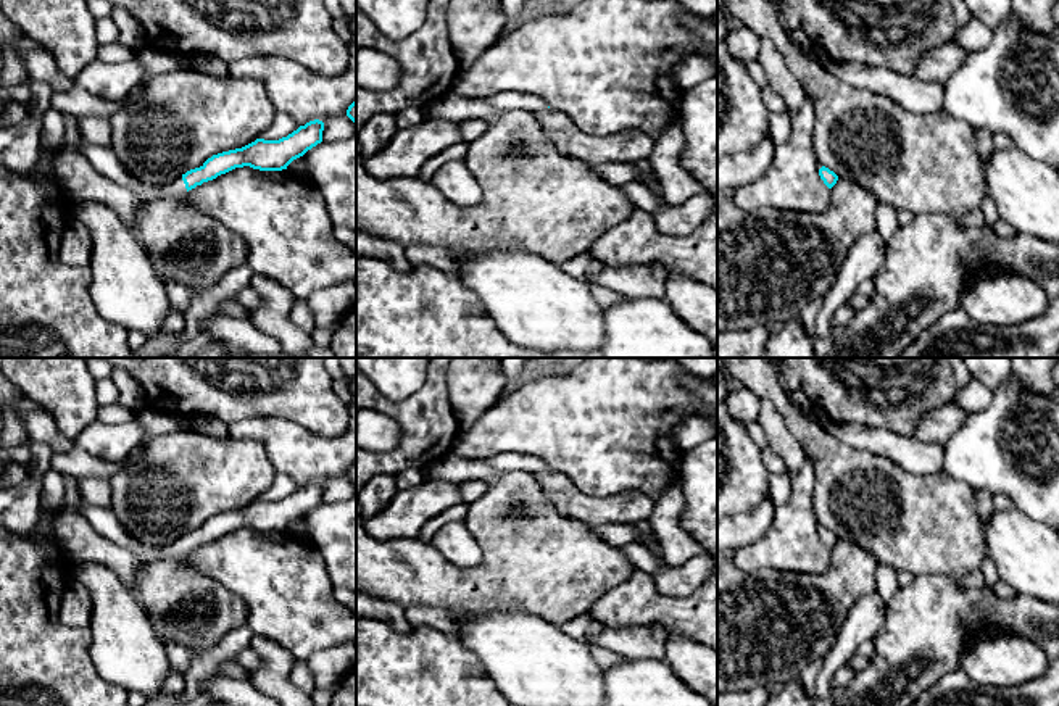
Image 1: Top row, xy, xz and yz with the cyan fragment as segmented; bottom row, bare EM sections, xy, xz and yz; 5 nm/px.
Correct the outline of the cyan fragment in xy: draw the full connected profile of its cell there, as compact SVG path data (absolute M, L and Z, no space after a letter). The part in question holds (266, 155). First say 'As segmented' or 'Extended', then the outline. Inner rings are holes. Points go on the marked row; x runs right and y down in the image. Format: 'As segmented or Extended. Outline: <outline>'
Extended. Outline: M319 119L300 126L297 131L279 140L256 139L255 142L213 155L200 168L182 176L150 182L134 177L108 147L87 142L82 137L81 155L95 171L114 184L135 192L142 201L160 200L189 192L203 182L213 181L235 168L250 166L260 171L282 171L303 156L308 150L322 142L324 123Z

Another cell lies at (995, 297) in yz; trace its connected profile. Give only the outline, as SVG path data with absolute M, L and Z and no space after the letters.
M988 268L967 279L959 309L975 322L1006 327L1041 316L1048 305L1049 298L1036 282Z

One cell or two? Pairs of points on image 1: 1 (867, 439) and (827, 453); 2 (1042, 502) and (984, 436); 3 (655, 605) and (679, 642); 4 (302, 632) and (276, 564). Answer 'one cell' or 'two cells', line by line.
1: two cells
2: one cell
3: two cells
4: one cell

